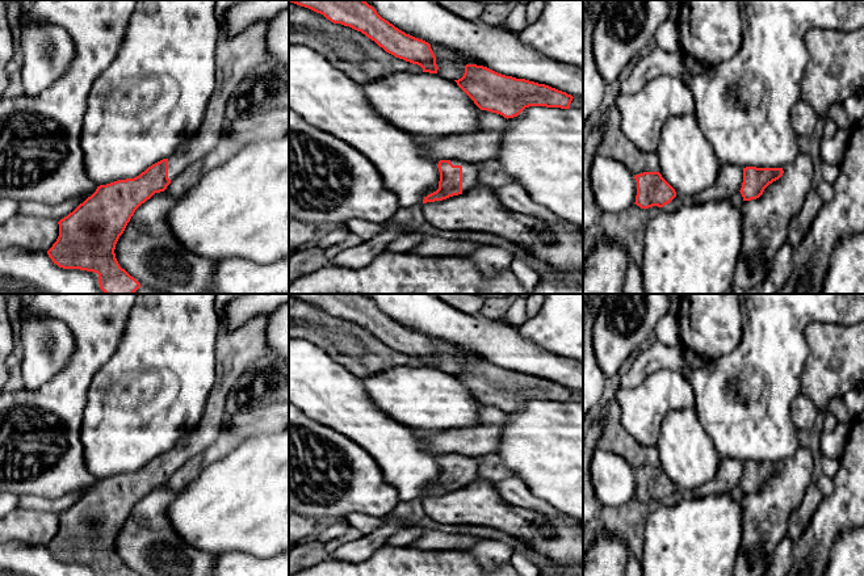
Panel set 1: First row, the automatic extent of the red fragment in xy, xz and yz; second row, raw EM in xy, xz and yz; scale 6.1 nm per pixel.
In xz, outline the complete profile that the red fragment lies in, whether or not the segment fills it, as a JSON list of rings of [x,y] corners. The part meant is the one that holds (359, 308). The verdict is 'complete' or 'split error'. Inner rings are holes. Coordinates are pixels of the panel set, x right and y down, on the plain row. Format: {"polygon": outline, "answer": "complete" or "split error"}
{"polygon": [[[289,294],[323,308],[334,318],[349,320],[374,335],[386,346],[437,367],[436,350],[431,339],[395,321],[382,312],[365,294]]], "answer": "complete"}

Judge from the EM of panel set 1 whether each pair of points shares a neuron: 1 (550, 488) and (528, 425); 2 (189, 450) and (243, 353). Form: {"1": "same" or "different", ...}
{"1": "same", "2": "same"}

